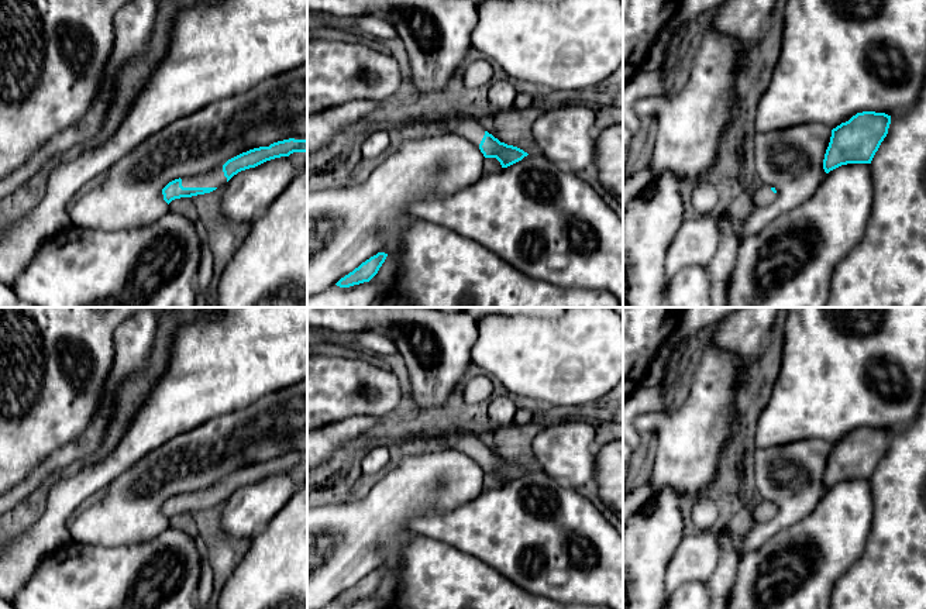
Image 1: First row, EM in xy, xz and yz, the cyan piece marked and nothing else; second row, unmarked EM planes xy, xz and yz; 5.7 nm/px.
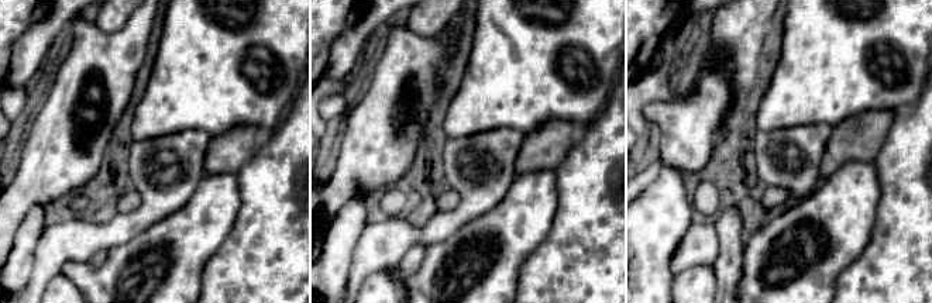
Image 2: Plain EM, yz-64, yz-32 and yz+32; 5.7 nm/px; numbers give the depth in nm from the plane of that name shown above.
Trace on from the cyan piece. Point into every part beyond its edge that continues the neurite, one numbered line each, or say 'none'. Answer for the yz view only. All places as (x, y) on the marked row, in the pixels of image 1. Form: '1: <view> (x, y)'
1: yz (763, 196)

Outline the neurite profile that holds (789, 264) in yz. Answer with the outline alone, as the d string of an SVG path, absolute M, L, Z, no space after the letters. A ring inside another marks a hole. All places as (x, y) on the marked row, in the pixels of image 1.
M847 164L826 173L825 179L820 182L810 199L774 219L758 234L748 235L740 241L739 259L727 285L727 307L825 307L830 295L834 266L841 262L847 254L863 240L871 214L872 200L874 185L870 164Z

